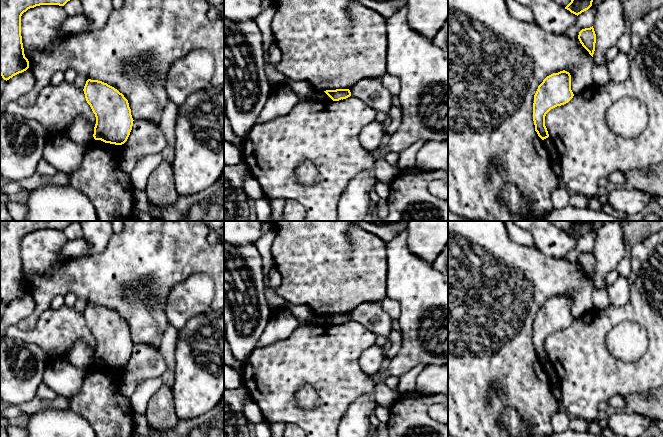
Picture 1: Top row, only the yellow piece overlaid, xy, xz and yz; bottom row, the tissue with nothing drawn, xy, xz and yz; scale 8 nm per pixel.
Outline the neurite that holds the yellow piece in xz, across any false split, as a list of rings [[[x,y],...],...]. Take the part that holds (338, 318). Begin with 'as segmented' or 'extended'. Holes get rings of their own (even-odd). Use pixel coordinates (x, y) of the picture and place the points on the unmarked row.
as segmented | [[[336,313],[324,315],[333,325],[339,325],[351,320],[349,313]]]

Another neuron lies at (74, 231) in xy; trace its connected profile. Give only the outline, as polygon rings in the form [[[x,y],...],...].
[[[72,223],[68,225],[63,232],[68,240],[76,240],[83,237],[83,230],[80,223]]]

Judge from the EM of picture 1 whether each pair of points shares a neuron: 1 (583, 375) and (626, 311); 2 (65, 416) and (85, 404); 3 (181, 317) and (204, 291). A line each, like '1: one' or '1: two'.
1: one
2: two
3: one

